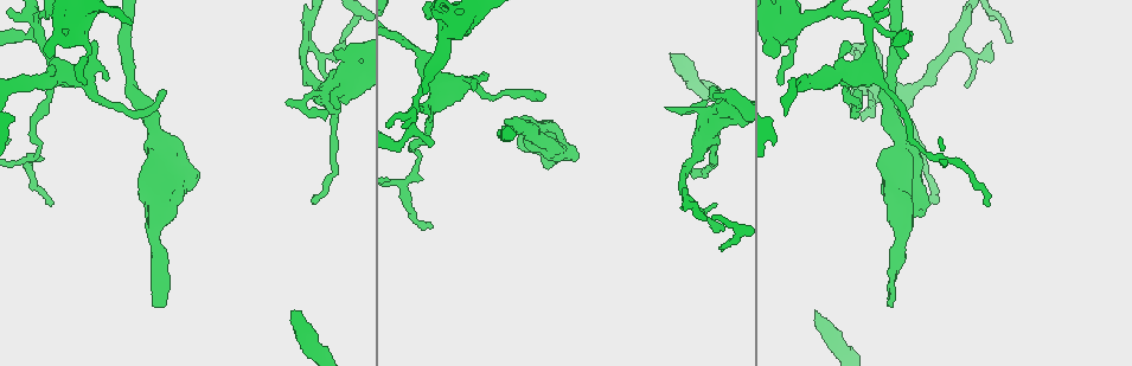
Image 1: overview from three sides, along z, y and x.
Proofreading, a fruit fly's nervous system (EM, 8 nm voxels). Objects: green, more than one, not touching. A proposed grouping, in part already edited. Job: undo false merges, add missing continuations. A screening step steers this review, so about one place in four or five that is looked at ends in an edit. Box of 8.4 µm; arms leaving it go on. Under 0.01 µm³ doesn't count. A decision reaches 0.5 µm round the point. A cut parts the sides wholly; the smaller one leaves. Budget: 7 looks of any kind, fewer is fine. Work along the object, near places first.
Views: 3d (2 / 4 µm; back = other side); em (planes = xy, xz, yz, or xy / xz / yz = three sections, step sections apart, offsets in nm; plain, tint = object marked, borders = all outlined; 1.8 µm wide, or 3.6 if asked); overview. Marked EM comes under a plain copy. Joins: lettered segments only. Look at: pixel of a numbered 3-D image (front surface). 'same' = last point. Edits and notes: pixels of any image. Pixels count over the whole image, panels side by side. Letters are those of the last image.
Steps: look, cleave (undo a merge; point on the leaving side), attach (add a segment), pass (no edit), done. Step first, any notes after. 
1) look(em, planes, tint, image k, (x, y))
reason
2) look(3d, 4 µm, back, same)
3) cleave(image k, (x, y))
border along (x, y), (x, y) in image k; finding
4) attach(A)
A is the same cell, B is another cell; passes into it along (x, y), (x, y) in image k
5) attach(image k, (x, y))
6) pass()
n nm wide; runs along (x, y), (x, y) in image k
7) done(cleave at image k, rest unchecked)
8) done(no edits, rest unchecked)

look(em, planes, borders, image 1, (349, 57))
sudden change in width

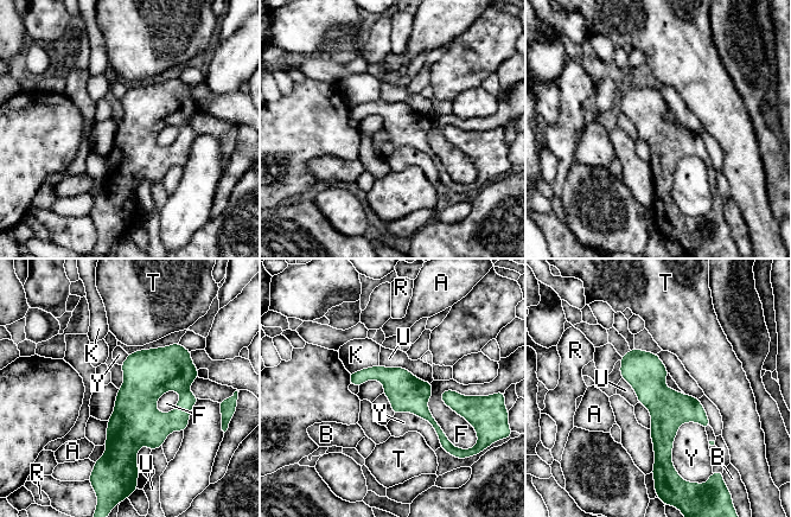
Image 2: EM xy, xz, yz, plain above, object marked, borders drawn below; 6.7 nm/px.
pass()
260 nm wide; A, B, F, K, R, T, U and Y are other cells; runs along (177, 346), (136, 399), (121, 463) in image 2; continuous, no second neuron

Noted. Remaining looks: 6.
look(em, xy, step 8, borders, image 1, (546, 168))
stops while still wide

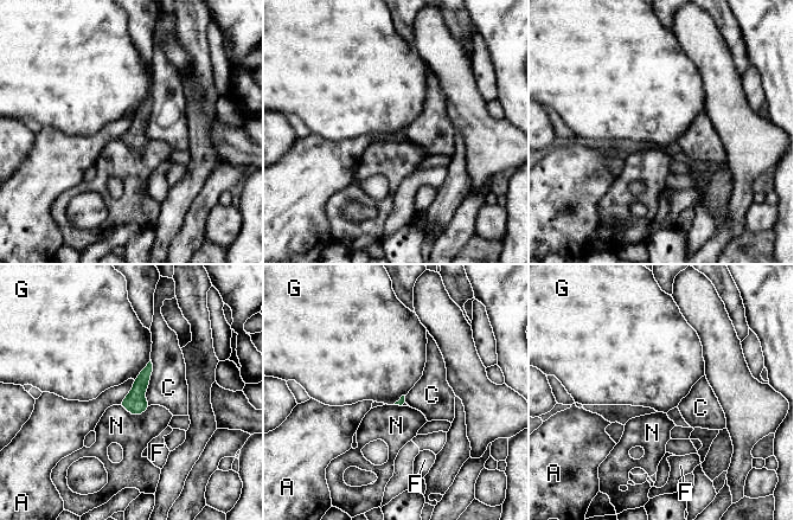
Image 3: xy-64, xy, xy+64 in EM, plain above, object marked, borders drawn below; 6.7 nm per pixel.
look(em, planes, borders, same)

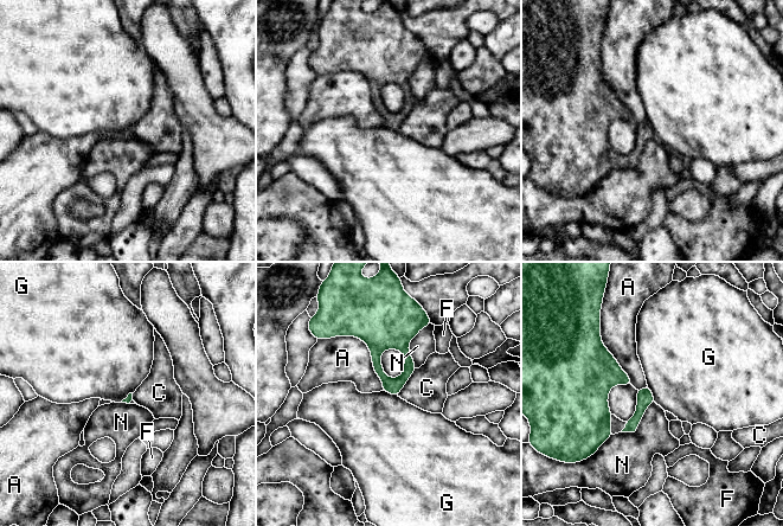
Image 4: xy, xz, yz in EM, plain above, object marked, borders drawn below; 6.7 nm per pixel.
pass()
A, C, F, G and N are other cells; border along (647, 384), (655, 402) in image 4; no lettered segment goes on from it

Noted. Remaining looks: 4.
look(3d, 2 µm, image 1, (892, 306))
end of a long branch

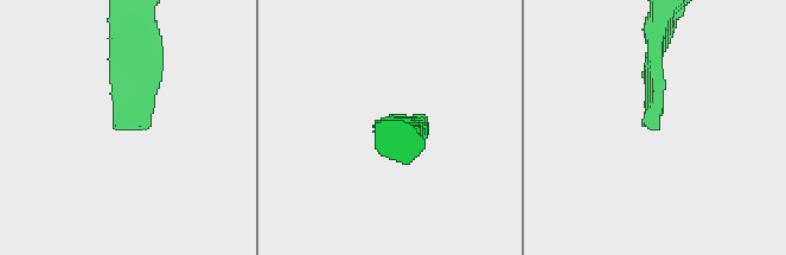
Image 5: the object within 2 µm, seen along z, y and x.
look(em, yz, step 16, tint, image 5, (116, 127))

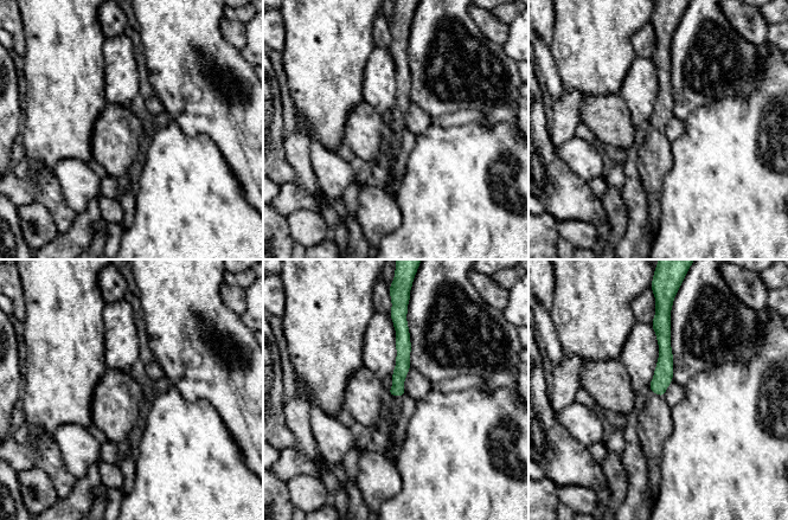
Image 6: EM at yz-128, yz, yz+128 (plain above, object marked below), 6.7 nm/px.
look(em, planes, borders, same)
another direction

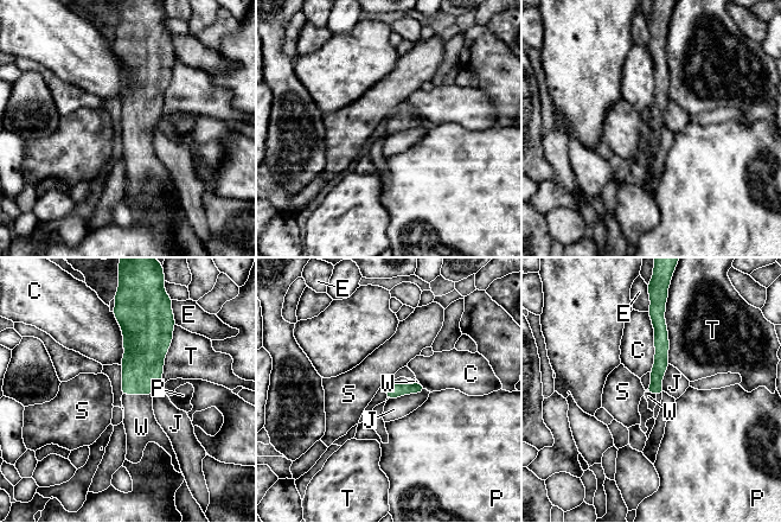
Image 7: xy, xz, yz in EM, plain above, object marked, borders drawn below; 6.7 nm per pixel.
attach(W)
C touches over 400 nm; W is the same cell, C, E, J, P, S and T are other cells; the neuron continues

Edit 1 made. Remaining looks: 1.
done(attach at image 7, rest unchecked)

